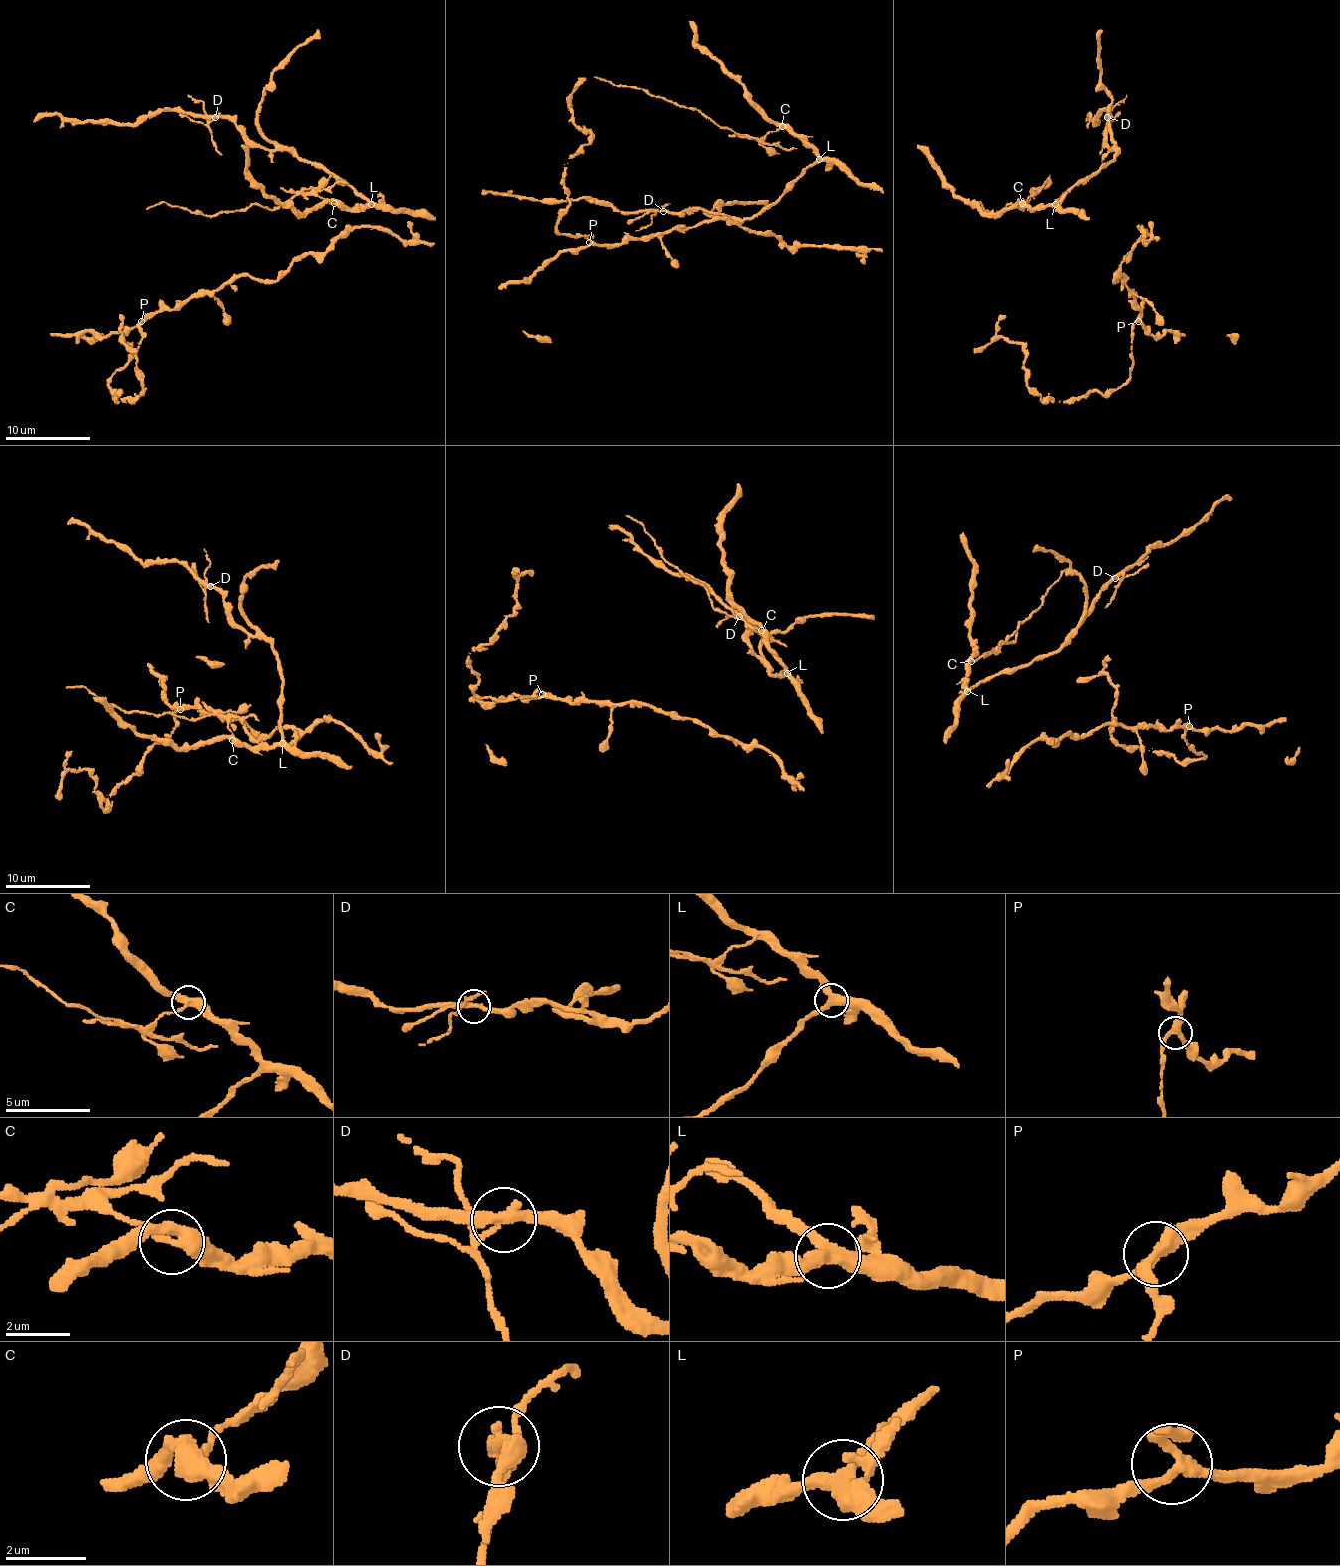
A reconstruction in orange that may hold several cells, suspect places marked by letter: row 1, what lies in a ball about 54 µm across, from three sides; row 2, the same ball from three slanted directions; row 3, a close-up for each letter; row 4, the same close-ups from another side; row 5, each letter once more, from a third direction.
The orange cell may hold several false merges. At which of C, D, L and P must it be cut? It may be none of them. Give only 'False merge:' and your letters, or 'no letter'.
False merge: C, D

